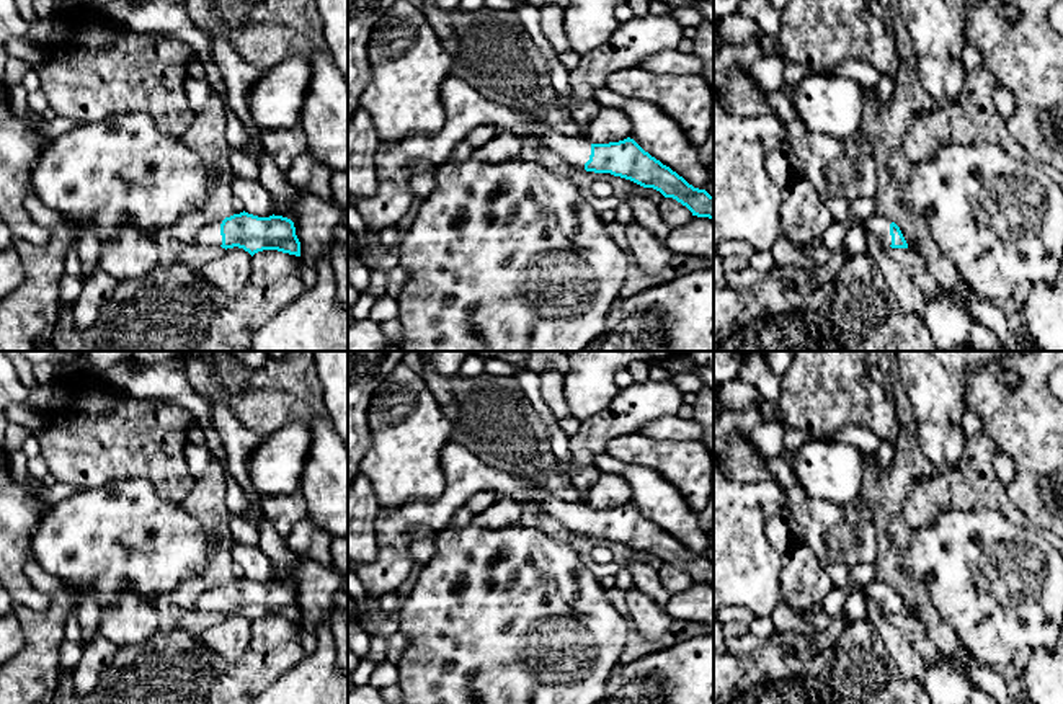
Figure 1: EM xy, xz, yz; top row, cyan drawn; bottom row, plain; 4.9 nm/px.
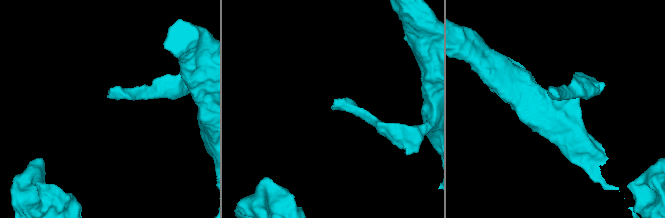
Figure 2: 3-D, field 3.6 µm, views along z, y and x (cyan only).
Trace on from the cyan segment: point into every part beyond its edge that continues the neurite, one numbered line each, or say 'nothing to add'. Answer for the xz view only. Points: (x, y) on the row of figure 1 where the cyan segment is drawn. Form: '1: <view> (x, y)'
1: xz (466, 108)

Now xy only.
1: xy (209, 236)

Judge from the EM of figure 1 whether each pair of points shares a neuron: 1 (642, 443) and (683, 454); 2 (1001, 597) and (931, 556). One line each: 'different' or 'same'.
1: same
2: same

